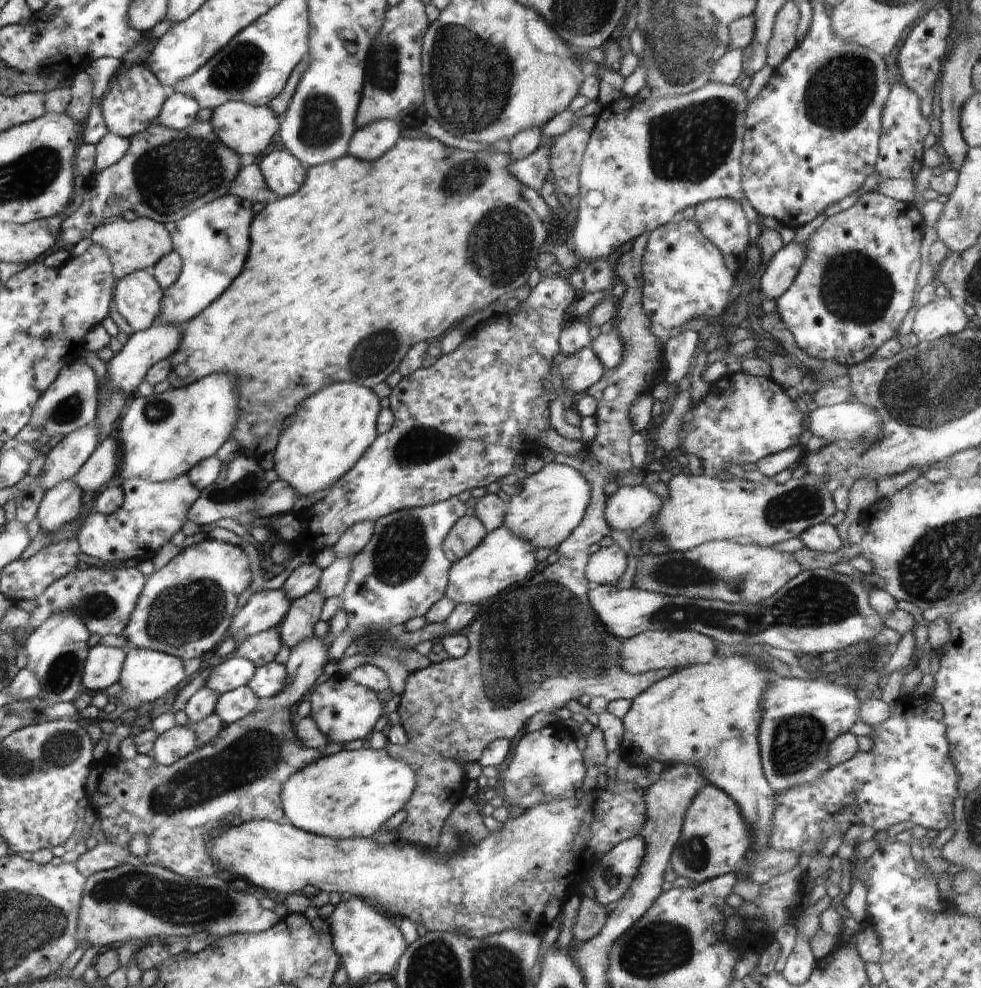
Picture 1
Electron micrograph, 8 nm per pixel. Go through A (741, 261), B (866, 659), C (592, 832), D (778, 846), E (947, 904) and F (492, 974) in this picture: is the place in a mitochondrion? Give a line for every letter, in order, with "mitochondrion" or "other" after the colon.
A: other
B: mitochondrion
C: other
D: other
E: other
F: mitochondrion

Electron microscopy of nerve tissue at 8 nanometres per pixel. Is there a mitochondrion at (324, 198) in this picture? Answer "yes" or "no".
no

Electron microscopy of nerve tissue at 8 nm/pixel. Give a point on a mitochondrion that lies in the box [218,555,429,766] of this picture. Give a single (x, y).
(375, 642)

